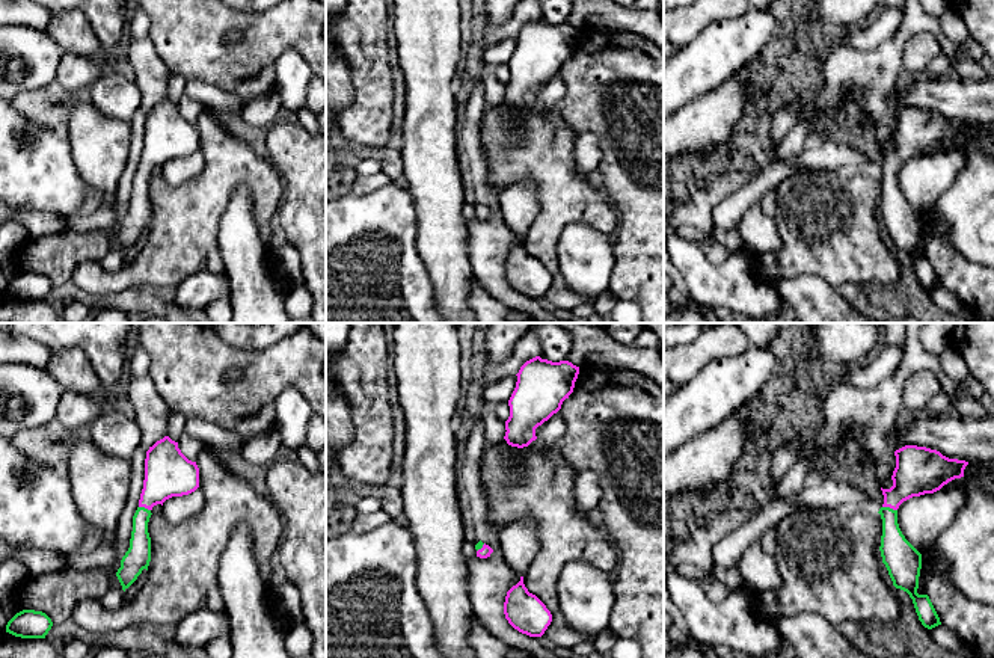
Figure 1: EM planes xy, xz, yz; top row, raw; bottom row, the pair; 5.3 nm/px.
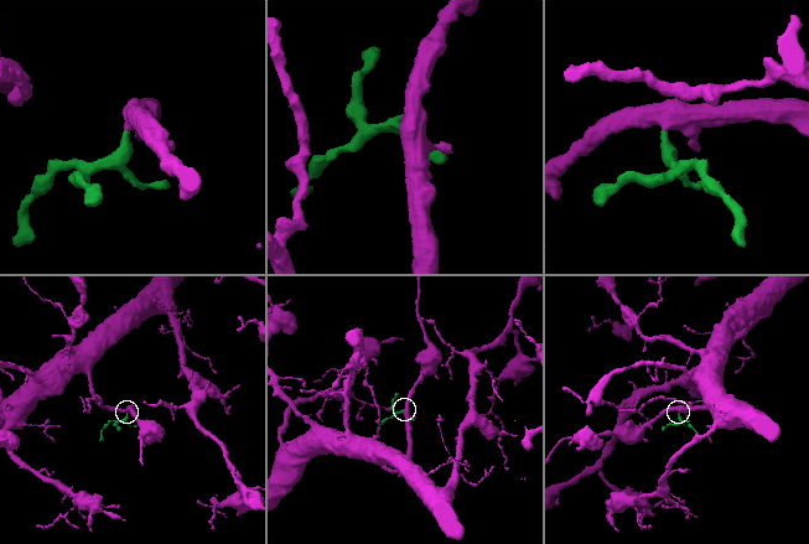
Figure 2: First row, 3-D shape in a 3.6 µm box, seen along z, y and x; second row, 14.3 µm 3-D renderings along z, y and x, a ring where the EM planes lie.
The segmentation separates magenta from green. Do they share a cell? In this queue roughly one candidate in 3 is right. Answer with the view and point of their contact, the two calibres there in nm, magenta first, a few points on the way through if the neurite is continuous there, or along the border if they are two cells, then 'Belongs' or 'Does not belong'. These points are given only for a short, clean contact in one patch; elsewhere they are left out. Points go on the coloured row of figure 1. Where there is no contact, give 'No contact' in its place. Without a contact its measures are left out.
Touches magenta at yz (890, 507). Thickness 240 nm (magenta) against 170 nm. Path across: yz (919, 471), (892, 500), (890, 507), (890, 531), (896, 551). Belongs

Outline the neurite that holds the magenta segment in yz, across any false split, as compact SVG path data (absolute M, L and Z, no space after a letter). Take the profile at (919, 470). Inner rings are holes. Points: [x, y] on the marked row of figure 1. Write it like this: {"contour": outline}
{"contour": "M905 445L894 451L896 468L890 489L882 489L884 504L879 509L882 519L881 557L896 589L913 599L922 625L932 629L941 625L928 595L919 595L922 554L905 539L897 524L899 506L925 494L934 494L955 478L964 477L965 460L949 459L937 450Z"}

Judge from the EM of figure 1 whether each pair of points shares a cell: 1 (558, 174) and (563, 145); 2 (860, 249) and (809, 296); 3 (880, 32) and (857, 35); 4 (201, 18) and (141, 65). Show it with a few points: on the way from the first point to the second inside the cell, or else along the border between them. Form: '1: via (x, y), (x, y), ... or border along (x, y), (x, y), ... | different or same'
1: via (558, 166), (558, 153) | same
2: border along (789, 278), (821, 276), (836, 289) | different
3: via (874, 33), (863, 35) | same
4: border along (147, 38), (156, 55), (171, 71) | different

